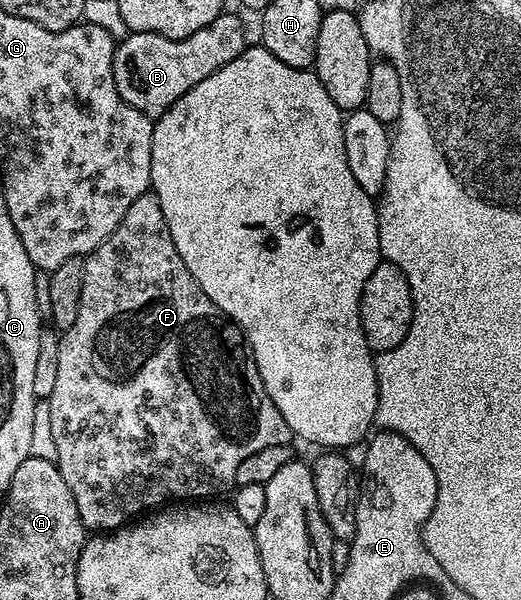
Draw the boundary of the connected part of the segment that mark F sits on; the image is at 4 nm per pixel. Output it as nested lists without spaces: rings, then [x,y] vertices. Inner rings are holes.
[[[149,193],[138,197],[138,201],[134,201],[130,205],[130,209],[126,209],[126,217],[122,217],[118,229],[114,229],[114,233],[110,233],[110,237],[106,237],[106,241],[102,241],[102,245],[98,245],[98,249],[94,249],[88,255],[83,256],[83,260],[82,301],[78,301],[78,317],[75,319],[74,325],[70,325],[70,329],[59,336],[58,377],[55,378],[54,391],[50,393],[46,402],[50,409],[50,430],[54,436],[54,449],[56,450],[55,465],[62,473],[62,478],[65,479],[66,485],[70,485],[70,493],[74,493],[74,501],[78,505],[78,513],[82,517],[82,525],[89,532],[107,533],[109,531],[115,531],[117,527],[123,527],[125,523],[135,520],[137,517],[143,516],[153,509],[163,508],[173,501],[207,500],[204,499],[207,495],[216,495],[223,487],[229,486],[228,488],[231,488],[235,484],[238,465],[242,465],[242,460],[245,457],[250,457],[250,453],[258,453],[258,449],[267,449],[270,445],[291,444],[293,442],[294,436],[290,425],[286,425],[282,413],[278,413],[274,401],[270,401],[270,397],[262,385],[262,377],[258,373],[258,365],[252,360],[252,352],[245,340],[244,332],[241,331],[238,324],[233,323],[227,315],[220,312],[214,305],[214,301],[210,301],[210,297],[206,297],[206,293],[202,293],[198,281],[194,281],[190,269],[186,269],[186,261],[182,261],[178,249],[174,249],[174,241],[170,237],[170,229],[166,225],[166,217],[162,217],[162,205],[158,205],[155,195]]]

